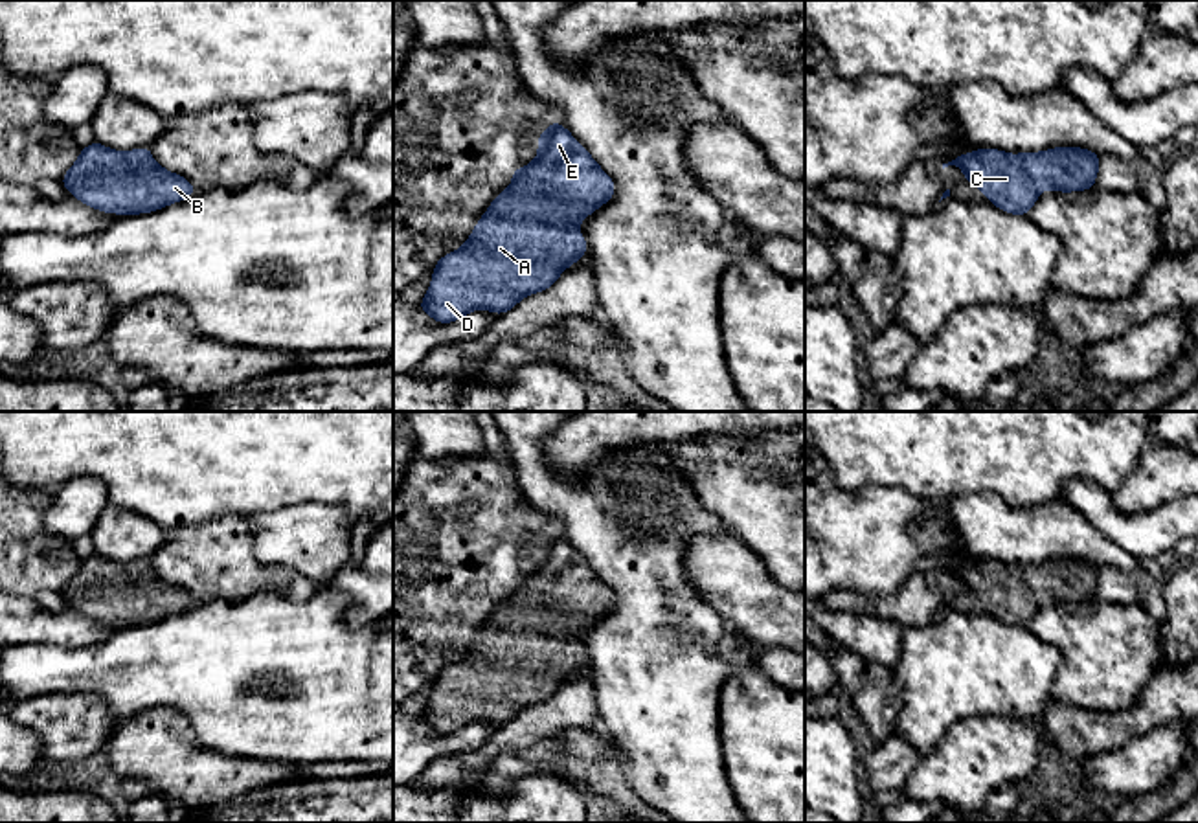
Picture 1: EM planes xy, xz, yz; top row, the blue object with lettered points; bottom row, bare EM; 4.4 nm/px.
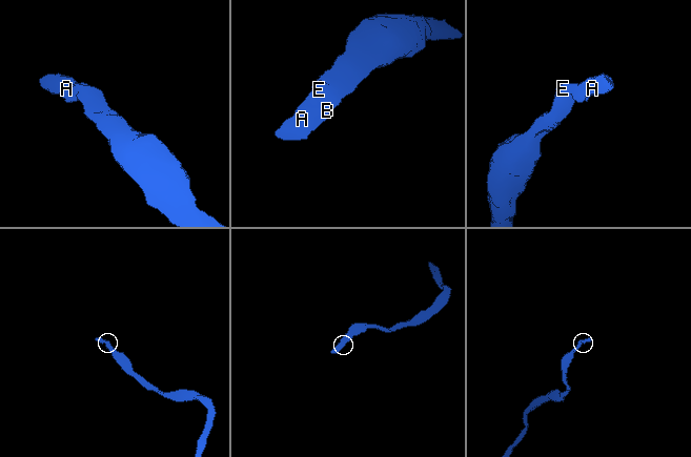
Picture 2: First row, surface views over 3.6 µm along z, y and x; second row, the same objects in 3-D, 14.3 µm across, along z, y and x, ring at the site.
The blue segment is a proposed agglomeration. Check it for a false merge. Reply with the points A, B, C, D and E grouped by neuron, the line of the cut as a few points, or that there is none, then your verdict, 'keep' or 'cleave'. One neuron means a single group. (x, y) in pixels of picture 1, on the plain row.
A B C D E; no cut; keep

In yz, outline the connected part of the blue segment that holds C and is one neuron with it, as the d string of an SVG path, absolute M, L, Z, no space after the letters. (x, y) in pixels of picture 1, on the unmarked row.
M1057 558L1044 564L1009 566L979 560L943 575L963 581L966 593L985 604L1007 625L1027 626L1044 601L1091 601L1099 582L1099 566L1079 558Z

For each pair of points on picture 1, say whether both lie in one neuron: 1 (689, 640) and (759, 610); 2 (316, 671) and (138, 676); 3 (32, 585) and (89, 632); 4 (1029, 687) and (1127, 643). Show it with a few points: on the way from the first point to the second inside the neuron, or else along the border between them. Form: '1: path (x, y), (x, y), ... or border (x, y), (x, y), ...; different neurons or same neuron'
1: border (697, 594), (726, 625); different neurons
2: path (272, 665), (182, 665); same neuron
3: border (19, 594), (35, 599), (52, 612); different neurons
4: border (1037, 636), (1061, 654), (1050, 698); different neurons

